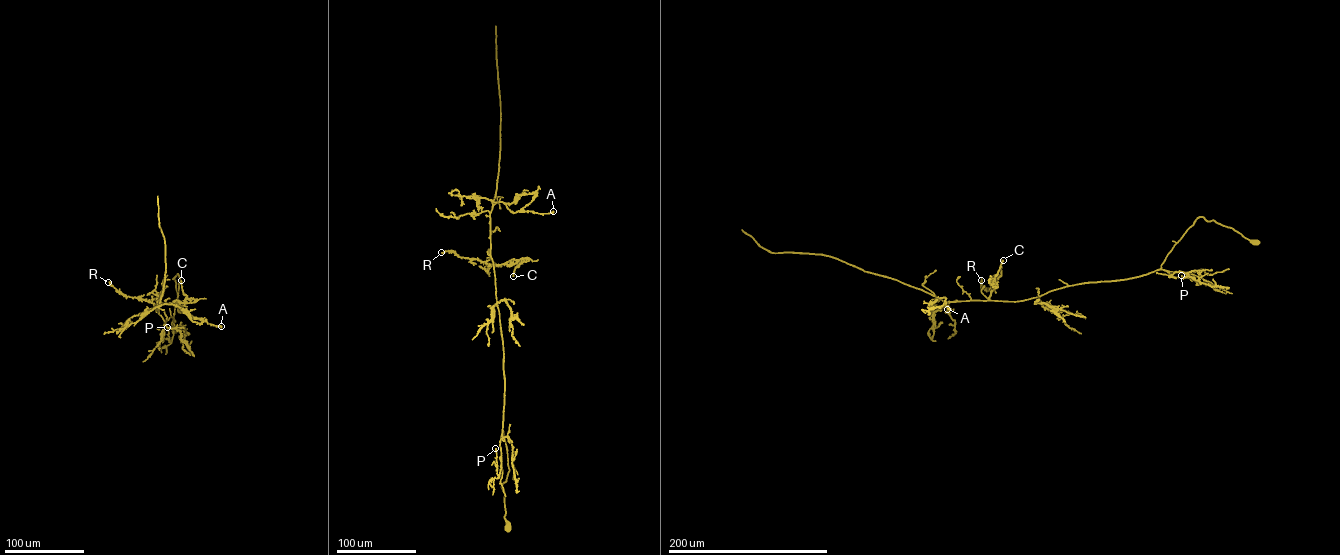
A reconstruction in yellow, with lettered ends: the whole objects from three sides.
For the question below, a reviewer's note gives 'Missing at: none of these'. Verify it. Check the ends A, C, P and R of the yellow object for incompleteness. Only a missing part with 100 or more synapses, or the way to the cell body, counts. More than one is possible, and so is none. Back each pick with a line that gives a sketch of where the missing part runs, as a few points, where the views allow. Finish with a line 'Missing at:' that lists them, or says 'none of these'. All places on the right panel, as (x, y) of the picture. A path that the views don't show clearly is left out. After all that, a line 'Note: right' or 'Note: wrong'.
Missing at: none of these
Note: right

